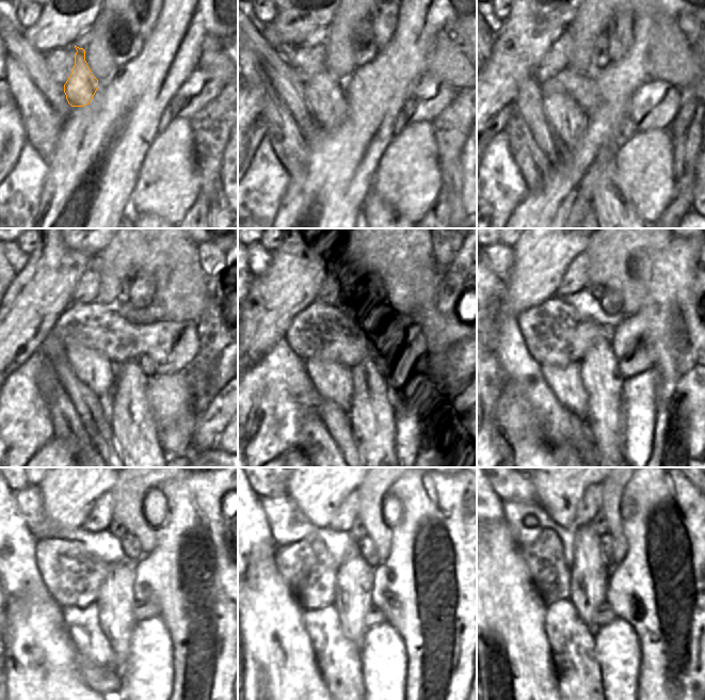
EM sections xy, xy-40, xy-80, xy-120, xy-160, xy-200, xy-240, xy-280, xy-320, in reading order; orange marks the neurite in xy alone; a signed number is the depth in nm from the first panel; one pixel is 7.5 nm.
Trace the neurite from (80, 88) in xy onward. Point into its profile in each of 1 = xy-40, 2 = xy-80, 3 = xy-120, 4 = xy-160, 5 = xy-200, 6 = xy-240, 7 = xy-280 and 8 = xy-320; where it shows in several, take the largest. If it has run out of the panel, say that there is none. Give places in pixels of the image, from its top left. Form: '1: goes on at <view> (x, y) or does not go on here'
1: goes on at xy-40 (325, 99)
2: goes on at xy-80 (569, 122)
3: goes on at xy-120 (94, 369)
4: goes on at xy-160 (333, 381)
5: goes on at xy-200 (565, 382)
6: goes on at xy-240 (97, 666)
7: goes on at xy-280 (338, 658)
8: goes on at xy-320 (572, 643)

